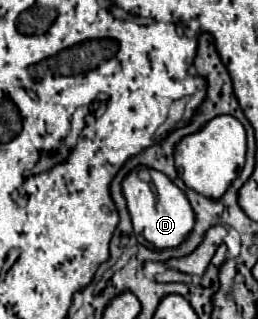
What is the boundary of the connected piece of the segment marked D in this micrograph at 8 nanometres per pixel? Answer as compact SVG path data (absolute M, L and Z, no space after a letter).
M149 170L149 174L151 174L151 180L157 186L158 196L154 199L149 184L143 182L135 172L131 172L123 180L123 194L127 198L127 206L129 206L129 214L131 214L131 220L133 220L135 236L137 236L139 244L153 246L155 250L177 248L181 242L185 242L185 238L193 230L195 212L193 212L187 196L183 194L183 190L179 190L165 174L161 174L157 170Z

